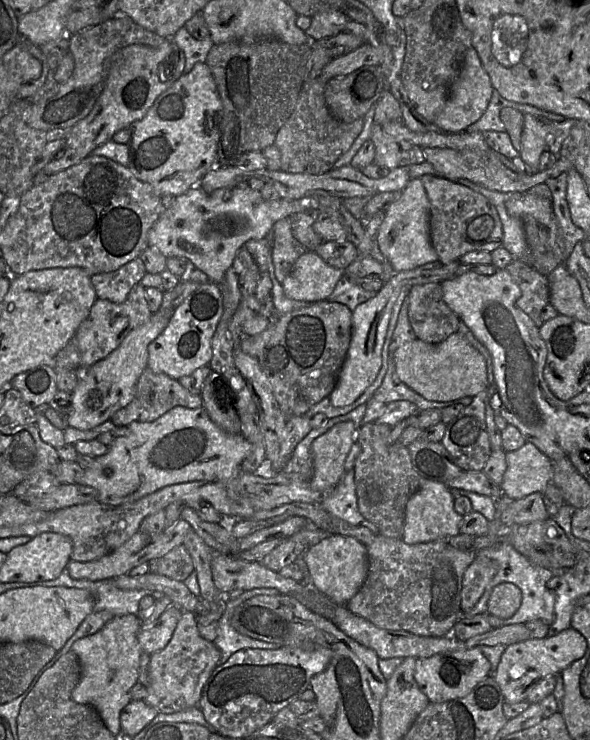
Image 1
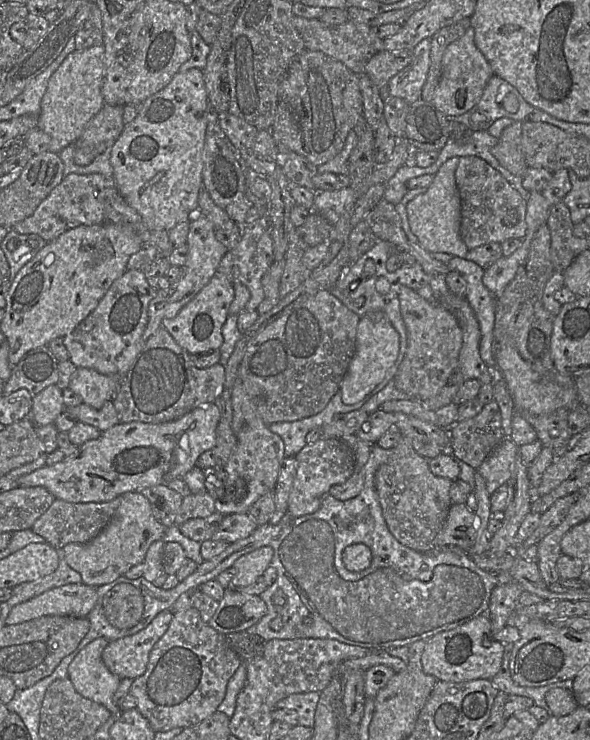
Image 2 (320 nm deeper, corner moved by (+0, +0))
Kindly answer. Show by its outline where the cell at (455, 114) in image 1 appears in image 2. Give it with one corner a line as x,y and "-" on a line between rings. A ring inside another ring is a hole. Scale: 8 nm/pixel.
470,26
465,33
448,45
442,57
442,73
431,104
446,117
460,116
481,99
484,88
494,72
475,44
475,31

